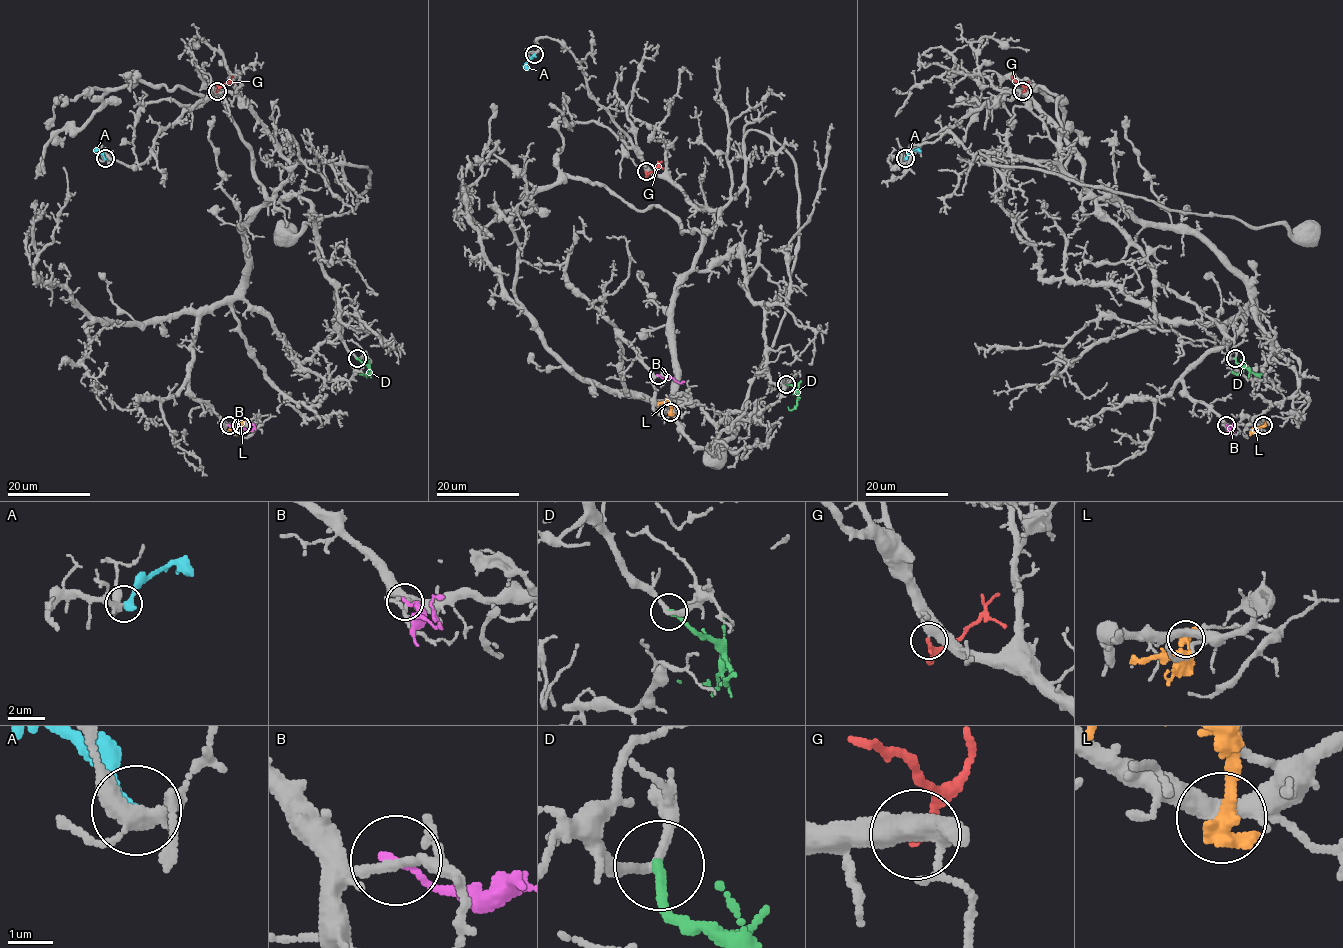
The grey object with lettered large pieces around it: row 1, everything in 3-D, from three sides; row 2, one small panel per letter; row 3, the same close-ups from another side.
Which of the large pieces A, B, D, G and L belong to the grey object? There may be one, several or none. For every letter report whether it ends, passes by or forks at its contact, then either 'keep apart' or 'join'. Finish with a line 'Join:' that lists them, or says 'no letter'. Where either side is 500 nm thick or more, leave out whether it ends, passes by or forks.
A: it ends | join
B: it ends | keep apart
D: it ends | join
G: it ends | keep apart
L: it ends | keep apart
Join: A, D

